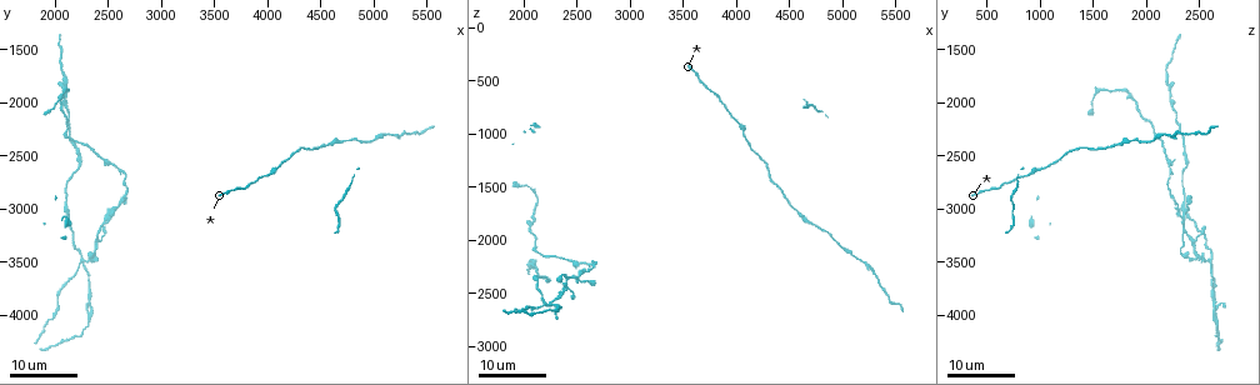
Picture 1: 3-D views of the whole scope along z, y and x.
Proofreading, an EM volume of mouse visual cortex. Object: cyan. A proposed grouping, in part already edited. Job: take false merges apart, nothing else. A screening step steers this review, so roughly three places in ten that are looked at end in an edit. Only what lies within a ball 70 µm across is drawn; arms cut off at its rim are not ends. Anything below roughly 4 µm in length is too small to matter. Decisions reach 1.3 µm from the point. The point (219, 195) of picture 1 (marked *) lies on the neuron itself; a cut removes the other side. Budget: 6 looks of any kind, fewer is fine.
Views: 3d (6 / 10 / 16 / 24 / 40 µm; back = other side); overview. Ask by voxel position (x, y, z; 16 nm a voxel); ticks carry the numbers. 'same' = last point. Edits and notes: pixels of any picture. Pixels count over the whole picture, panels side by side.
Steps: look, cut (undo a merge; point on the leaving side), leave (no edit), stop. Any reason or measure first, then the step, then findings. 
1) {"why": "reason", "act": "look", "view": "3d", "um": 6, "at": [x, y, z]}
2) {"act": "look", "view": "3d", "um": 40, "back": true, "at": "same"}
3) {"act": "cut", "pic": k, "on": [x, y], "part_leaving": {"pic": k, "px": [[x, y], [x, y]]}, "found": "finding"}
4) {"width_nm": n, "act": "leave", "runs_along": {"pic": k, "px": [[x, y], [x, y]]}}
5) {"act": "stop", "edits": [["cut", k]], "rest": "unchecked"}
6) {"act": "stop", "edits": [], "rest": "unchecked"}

{"why": "calibre changes", "act": "look", "view": "3d", "um": 16, "at": [4660, 2360, 1820]}

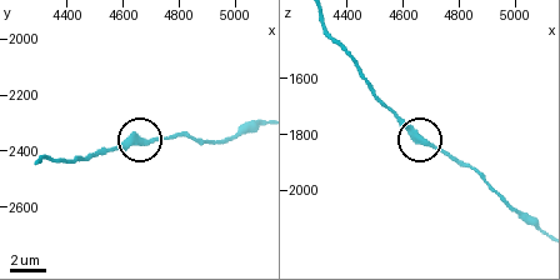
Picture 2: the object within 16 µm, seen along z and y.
{"why": "closer look", "act": "look", "view": "3d", "um": 10, "at": [4680, 2370, 1820]}

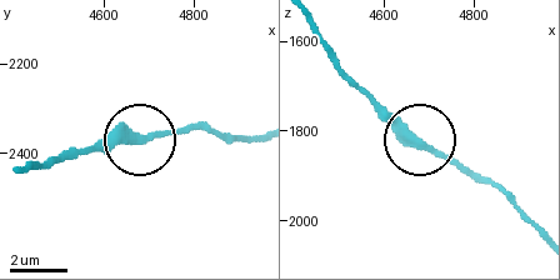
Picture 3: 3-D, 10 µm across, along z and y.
{"act": "leave", "runs_along": {"pic": 3, "px": [[25, 170], [118, 141], [209, 126]]}, "found": "all the same neuron"}

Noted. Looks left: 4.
{"why": "two arms in line, one across", "act": "look", "view": "3d", "um": 24, "at": [2320, 3920, 2640]}

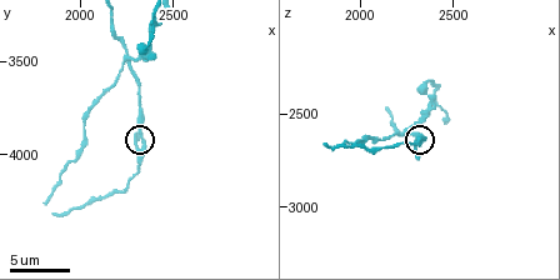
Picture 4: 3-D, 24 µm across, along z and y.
{"act": "look", "view": "3d", "um": 10, "at": "same"}

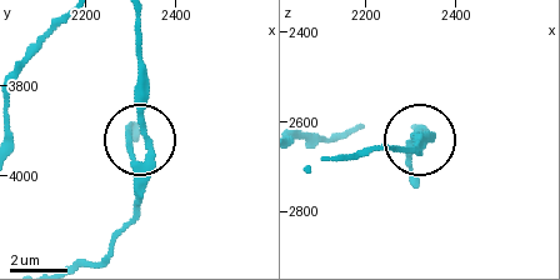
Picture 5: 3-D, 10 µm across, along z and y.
{"act": "leave", "runs_along": {"pic": 5, "px": [[136, 20], [136, 106], [143, 128], [139, 204]]}, "found": "continuous, no second neuron"}

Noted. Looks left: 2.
{"act": "stop", "edits": [], "rest": "unchecked"}

